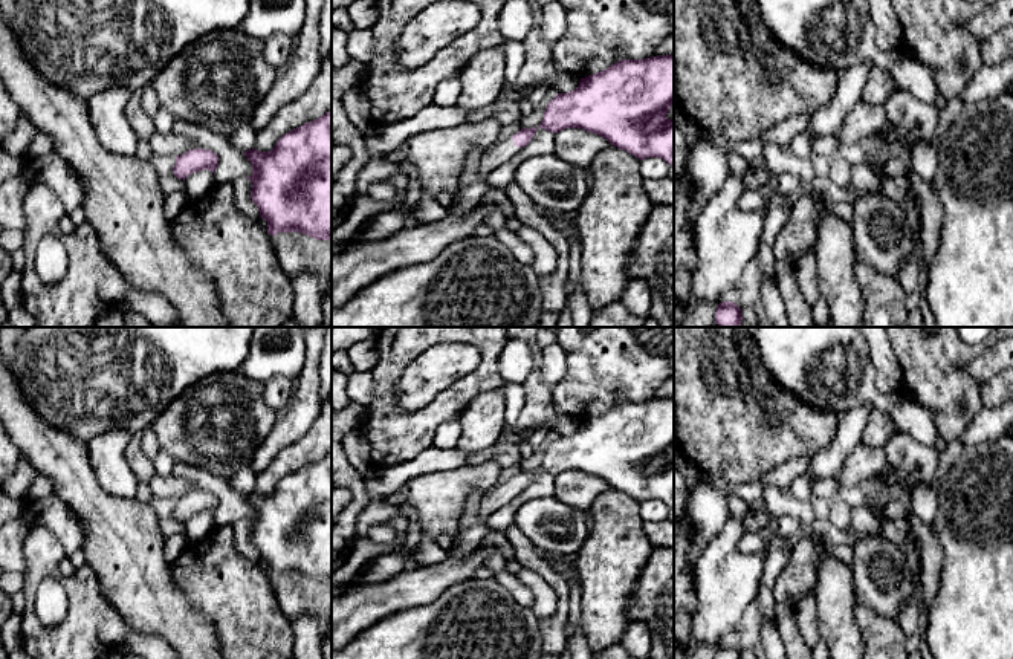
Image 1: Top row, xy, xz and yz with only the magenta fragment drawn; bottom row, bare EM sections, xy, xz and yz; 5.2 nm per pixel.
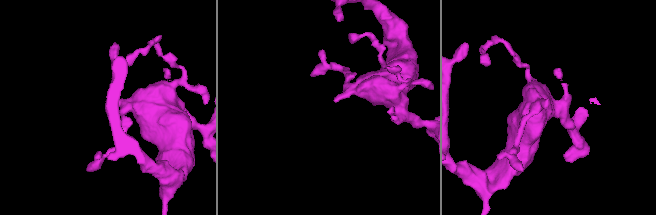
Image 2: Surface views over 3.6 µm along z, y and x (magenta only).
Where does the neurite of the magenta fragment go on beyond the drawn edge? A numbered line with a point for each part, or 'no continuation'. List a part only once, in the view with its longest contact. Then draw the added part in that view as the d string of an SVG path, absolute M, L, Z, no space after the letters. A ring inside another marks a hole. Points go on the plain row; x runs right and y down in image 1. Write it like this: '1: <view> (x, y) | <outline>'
1: xz (500, 496) | M513 482L503 483L500 486L492 488L490 491L484 492L480 506L478 506L478 515L481 520L486 521L486 518L498 511L500 508L506 506L510 500L513 500L521 489L516 489L513 486Z

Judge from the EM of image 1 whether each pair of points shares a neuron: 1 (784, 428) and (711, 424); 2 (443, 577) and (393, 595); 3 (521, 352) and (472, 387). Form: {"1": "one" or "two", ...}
{"1": "one", "2": "one", "3": "two"}

